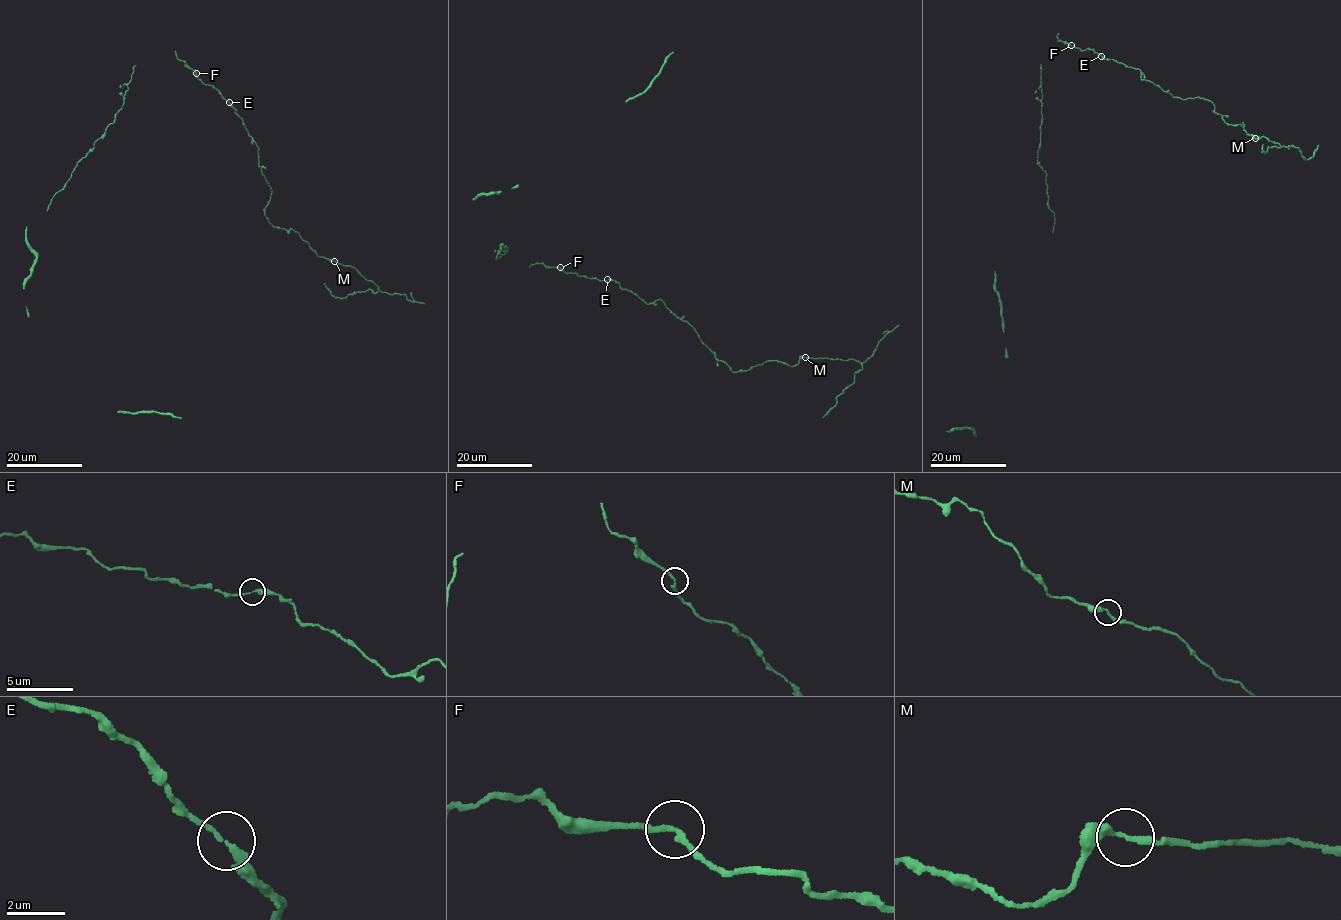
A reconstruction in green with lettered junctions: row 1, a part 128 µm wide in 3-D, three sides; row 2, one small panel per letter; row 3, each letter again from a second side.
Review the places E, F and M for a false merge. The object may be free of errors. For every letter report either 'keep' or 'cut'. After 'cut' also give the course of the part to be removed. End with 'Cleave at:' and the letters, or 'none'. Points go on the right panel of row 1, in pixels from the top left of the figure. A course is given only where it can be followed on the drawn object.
E: keep
F: keep
M: cut; course (1255, 138), (1263, 136), (1288, 148), (1295, 146), (1309, 160), (1318, 145)
Cleave at: M

